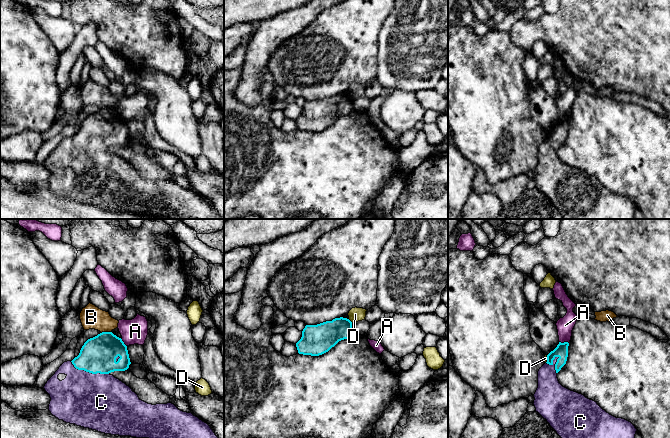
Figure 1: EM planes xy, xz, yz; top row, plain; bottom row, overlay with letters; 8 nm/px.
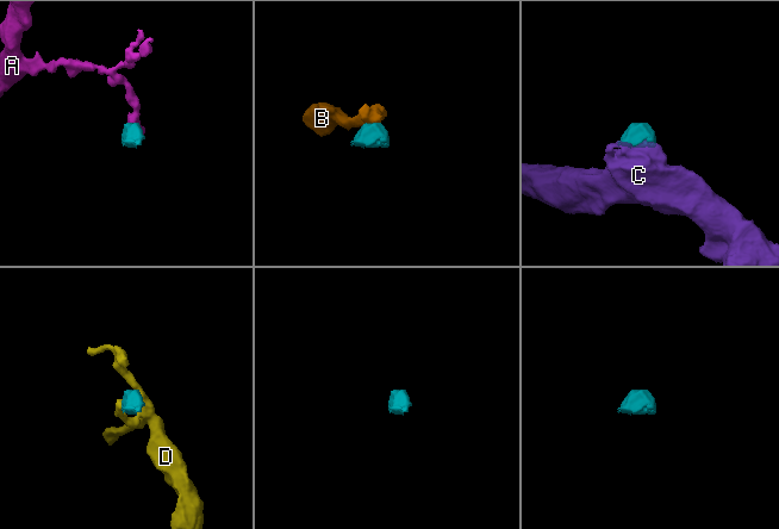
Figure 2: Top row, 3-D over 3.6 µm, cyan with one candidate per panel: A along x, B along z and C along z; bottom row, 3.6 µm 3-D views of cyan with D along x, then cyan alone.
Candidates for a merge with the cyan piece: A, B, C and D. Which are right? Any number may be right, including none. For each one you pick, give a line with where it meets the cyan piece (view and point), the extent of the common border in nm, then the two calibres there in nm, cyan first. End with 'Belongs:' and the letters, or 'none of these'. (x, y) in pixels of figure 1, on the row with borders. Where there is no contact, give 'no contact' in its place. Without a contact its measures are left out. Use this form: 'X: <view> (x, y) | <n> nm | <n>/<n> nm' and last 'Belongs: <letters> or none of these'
C: xy (89, 372) | 320 nm | 280/440 nm
Belongs: C

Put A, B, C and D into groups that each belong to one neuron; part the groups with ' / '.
A / B / C / D

